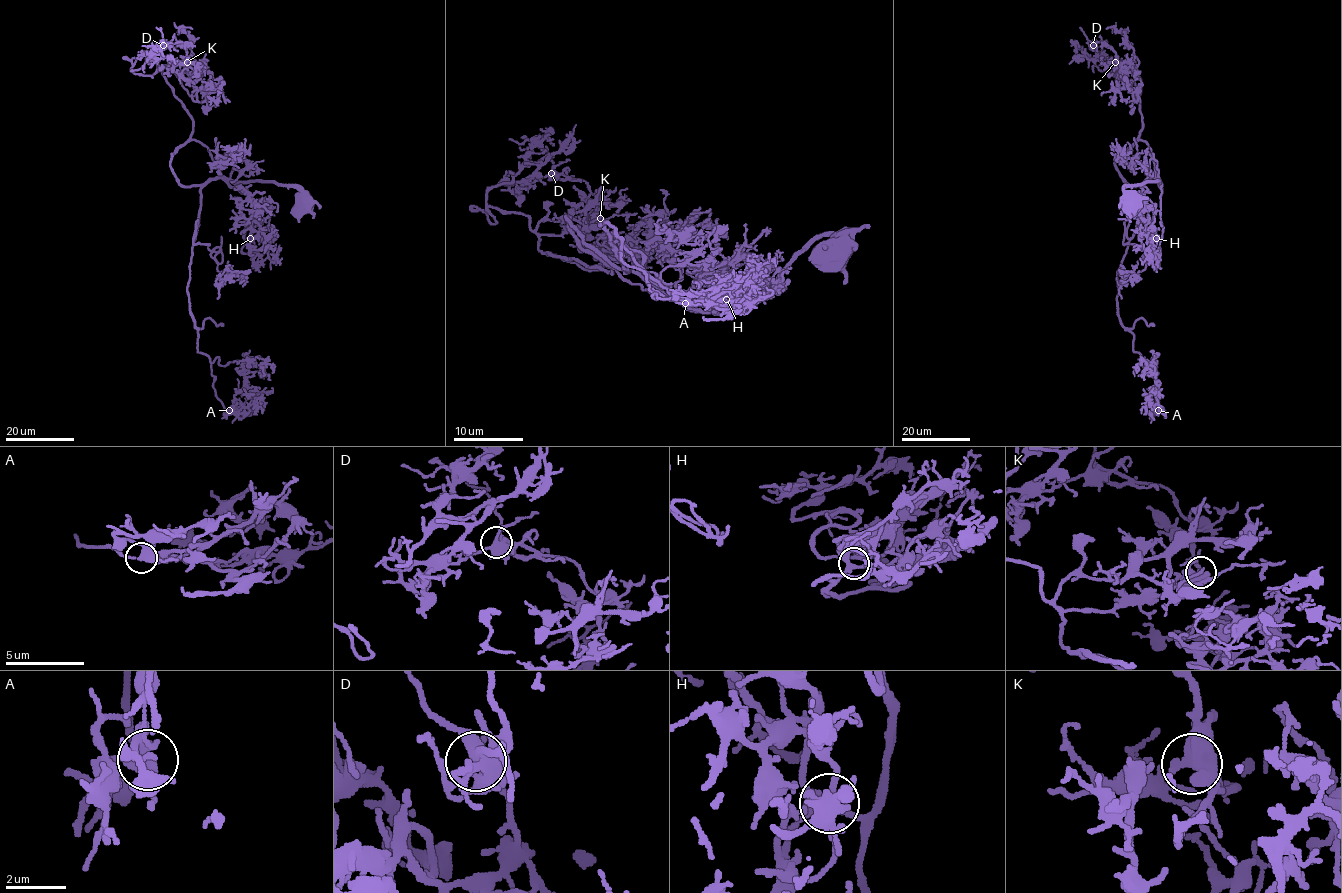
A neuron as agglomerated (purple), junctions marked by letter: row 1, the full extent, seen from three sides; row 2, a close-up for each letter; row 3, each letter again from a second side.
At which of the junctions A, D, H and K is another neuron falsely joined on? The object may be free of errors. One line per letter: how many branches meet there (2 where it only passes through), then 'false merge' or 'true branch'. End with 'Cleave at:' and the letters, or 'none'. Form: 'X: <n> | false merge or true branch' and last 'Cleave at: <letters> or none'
A: 5 | true branch
D: 7 | true branch
H: 4 | true branch
K: 6 | true branch
Cleave at: none

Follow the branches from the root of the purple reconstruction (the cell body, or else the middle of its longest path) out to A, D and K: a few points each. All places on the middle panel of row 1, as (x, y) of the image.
A: (833, 251), (815, 237), (753, 299), (702, 306), (627, 273), (600, 225), (653, 298), (685, 303)
D: (833, 251), (815, 237), (733, 306), (659, 298), (539, 249), (598, 219), (587, 185), (551, 173)
K: (833, 251), (829, 235), (815, 237), (753, 299), (702, 306), (539, 249), (540, 235), (600, 218)

